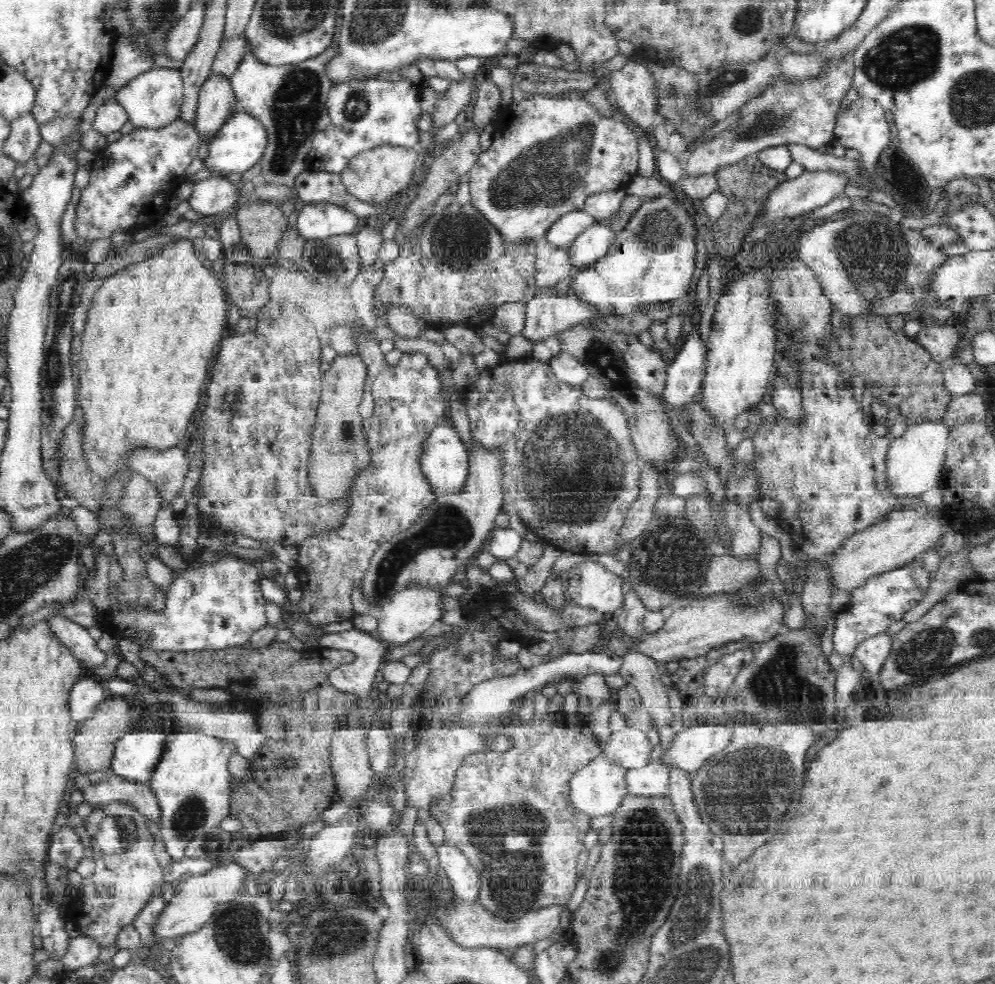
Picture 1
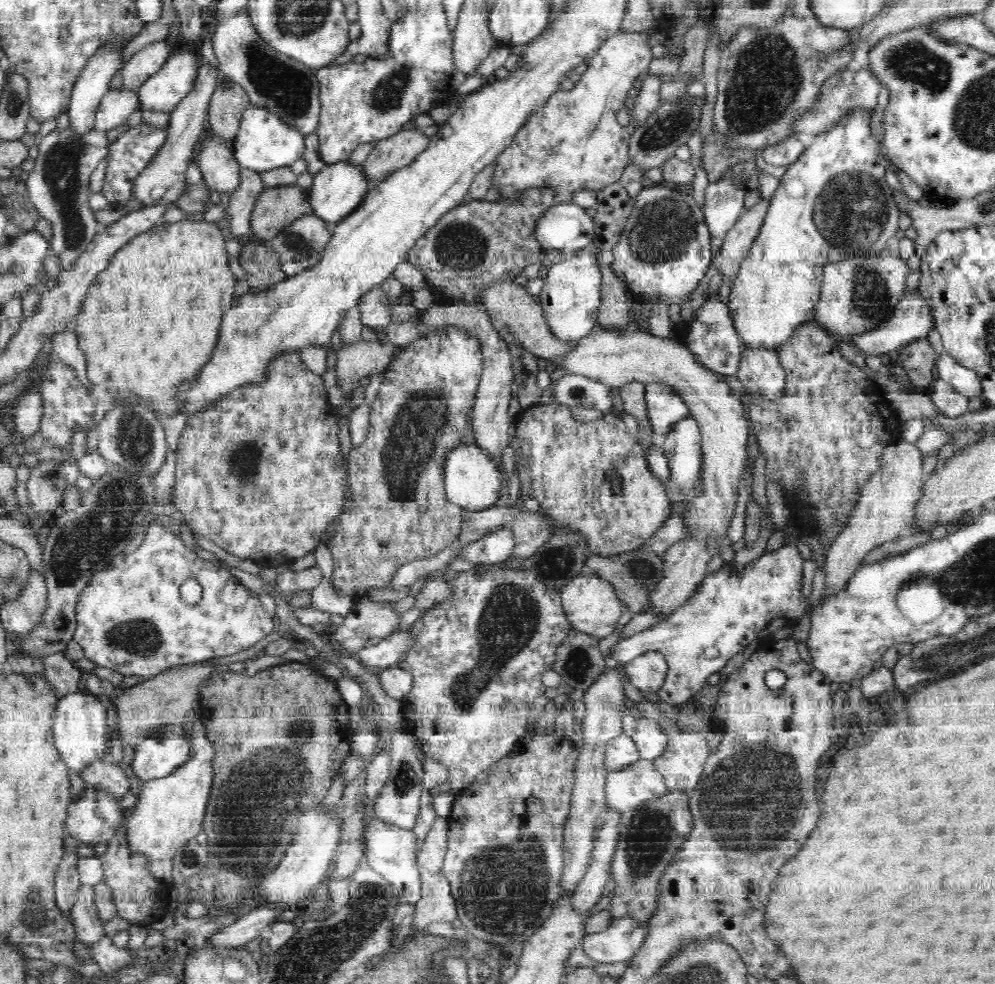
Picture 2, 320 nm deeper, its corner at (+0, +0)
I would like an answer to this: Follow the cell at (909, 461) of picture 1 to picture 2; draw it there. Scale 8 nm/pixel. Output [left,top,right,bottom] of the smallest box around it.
[825,438,927,592]

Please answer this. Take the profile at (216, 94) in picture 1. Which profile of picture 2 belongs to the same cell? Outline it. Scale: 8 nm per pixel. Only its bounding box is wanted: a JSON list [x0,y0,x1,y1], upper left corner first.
[195,136,241,196]

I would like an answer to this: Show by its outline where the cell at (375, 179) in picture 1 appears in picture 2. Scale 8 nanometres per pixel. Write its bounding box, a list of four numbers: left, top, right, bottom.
[362,128,430,184]

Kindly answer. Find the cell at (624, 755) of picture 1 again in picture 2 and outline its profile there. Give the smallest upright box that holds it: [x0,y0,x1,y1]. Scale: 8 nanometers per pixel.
[634,717,669,761]

